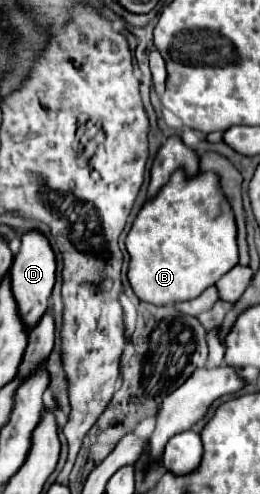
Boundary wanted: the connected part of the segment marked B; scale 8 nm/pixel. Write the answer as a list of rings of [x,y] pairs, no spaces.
[[[175,171],[159,195],[143,205],[125,245],[131,255],[129,283],[141,301],[153,305],[199,297],[239,261],[235,215],[229,201],[219,193],[219,181],[211,173],[187,179],[183,171]]]

